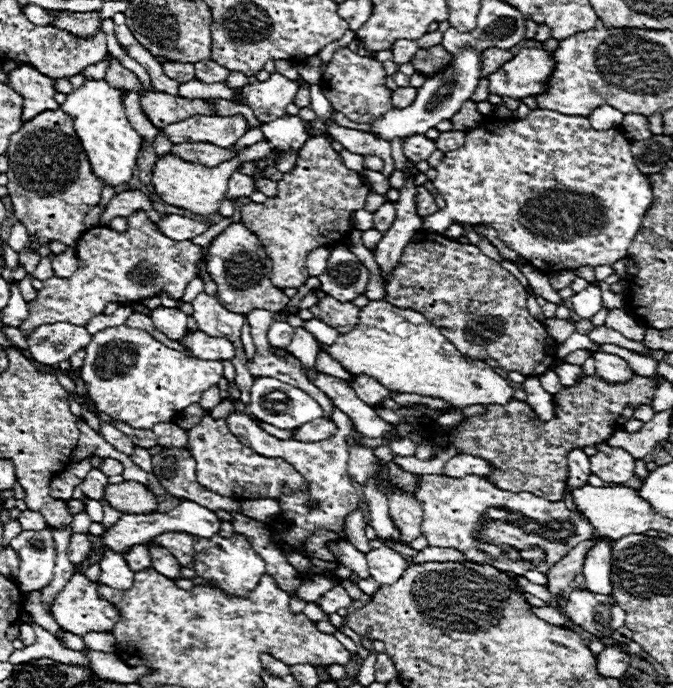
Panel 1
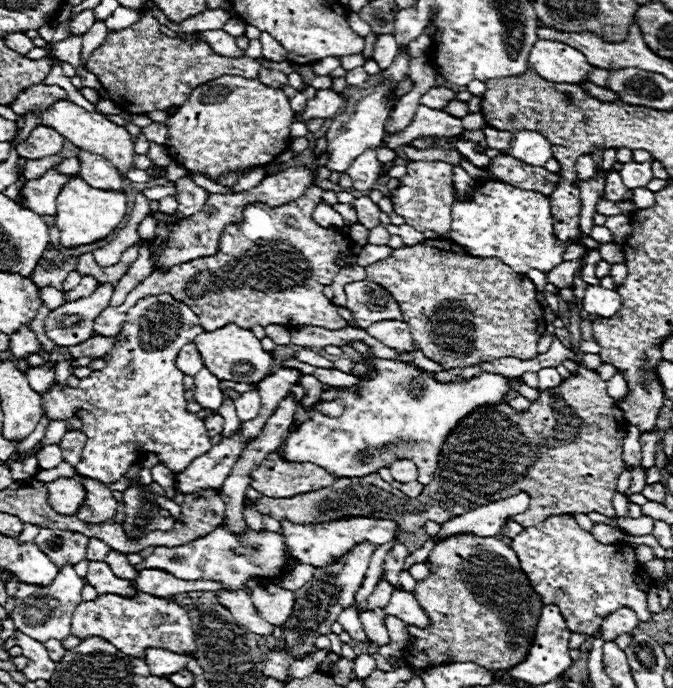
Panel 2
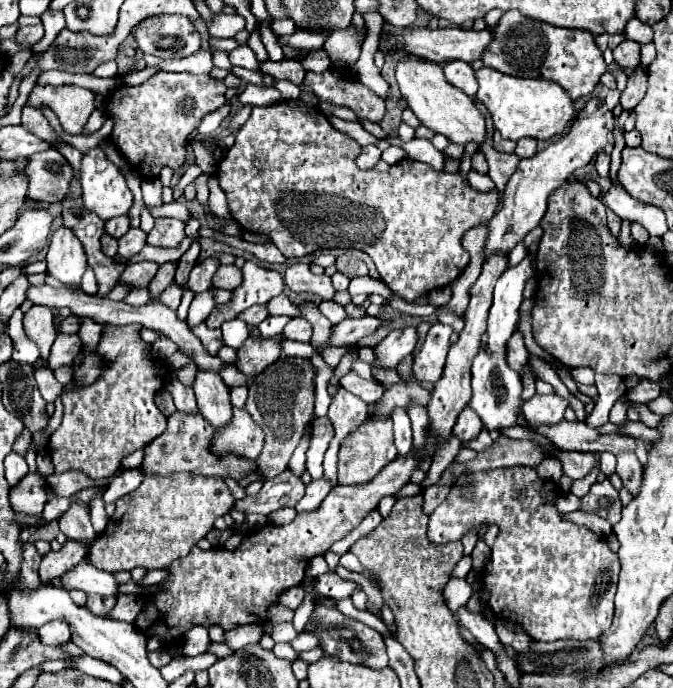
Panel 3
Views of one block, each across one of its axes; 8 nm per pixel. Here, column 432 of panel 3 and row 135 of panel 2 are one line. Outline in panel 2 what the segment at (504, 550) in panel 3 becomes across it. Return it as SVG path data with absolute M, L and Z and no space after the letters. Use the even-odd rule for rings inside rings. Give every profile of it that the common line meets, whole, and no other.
M520 130L512 134L508 156L530 166L544 166L552 158L552 144L540 132Z

